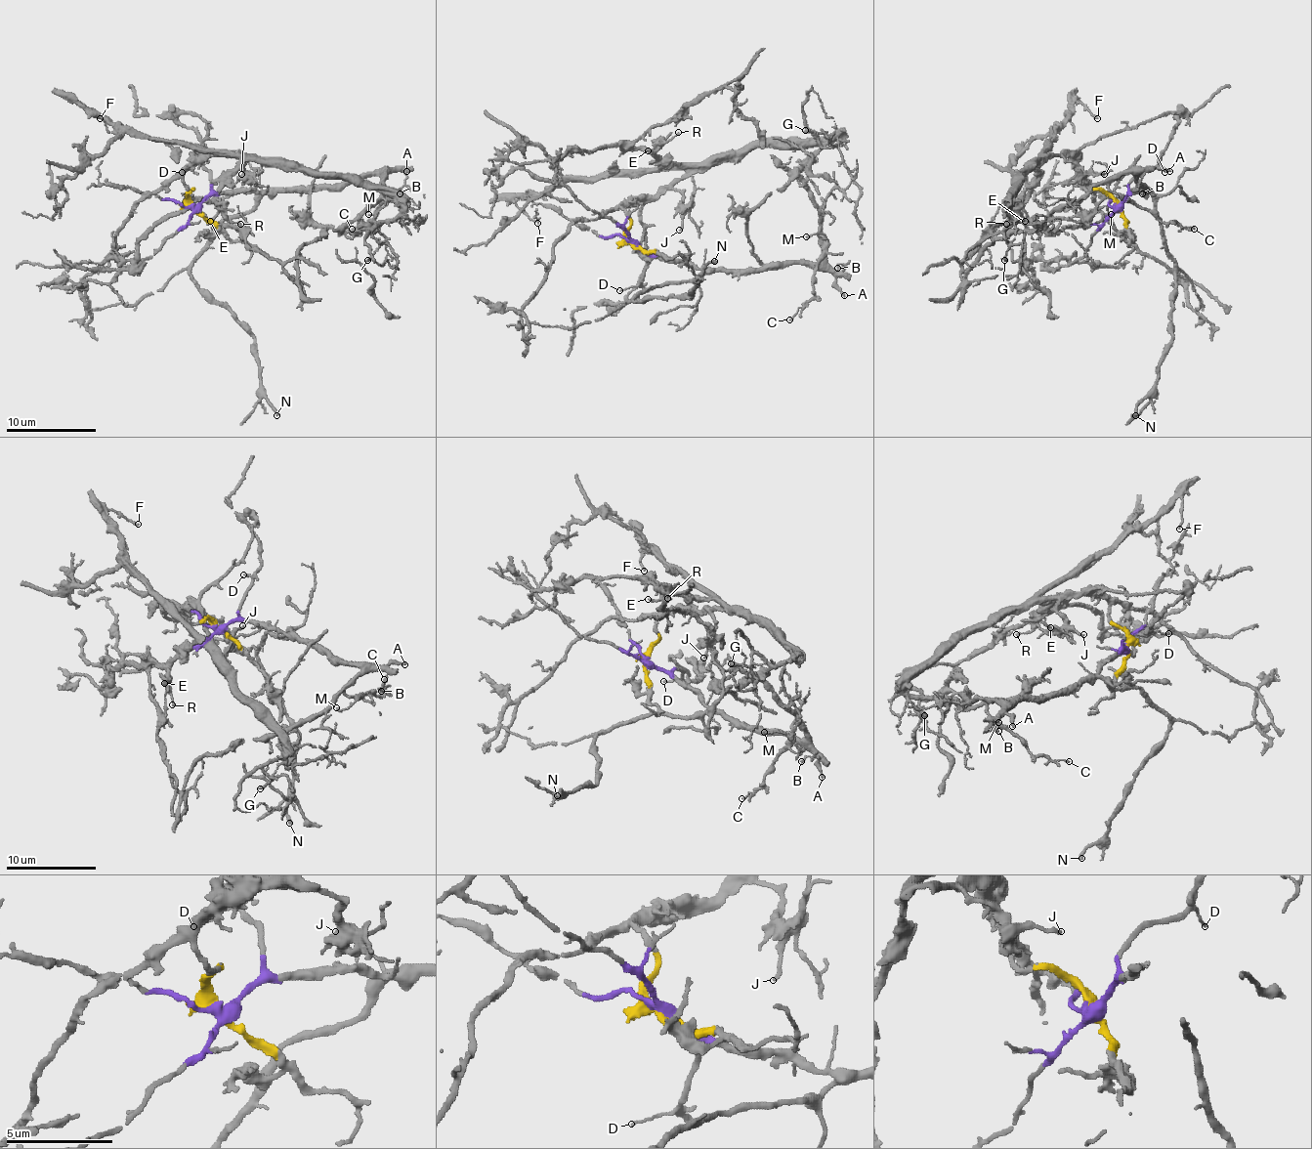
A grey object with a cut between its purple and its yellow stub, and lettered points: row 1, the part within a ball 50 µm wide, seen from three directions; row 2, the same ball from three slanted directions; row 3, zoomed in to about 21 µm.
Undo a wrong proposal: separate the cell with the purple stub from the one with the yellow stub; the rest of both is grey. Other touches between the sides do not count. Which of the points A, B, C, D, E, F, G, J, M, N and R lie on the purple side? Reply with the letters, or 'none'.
A, B, C, D, M, N

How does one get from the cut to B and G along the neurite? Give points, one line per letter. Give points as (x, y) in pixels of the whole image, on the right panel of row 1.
B: (1116, 207), (1129, 193), (1143, 191), (1138, 176), (1147, 171), (1138, 185), (1143, 193)
G: (1119, 207), (1086, 190), (1069, 155), (1041, 157), (1020, 178), (1003, 261)

